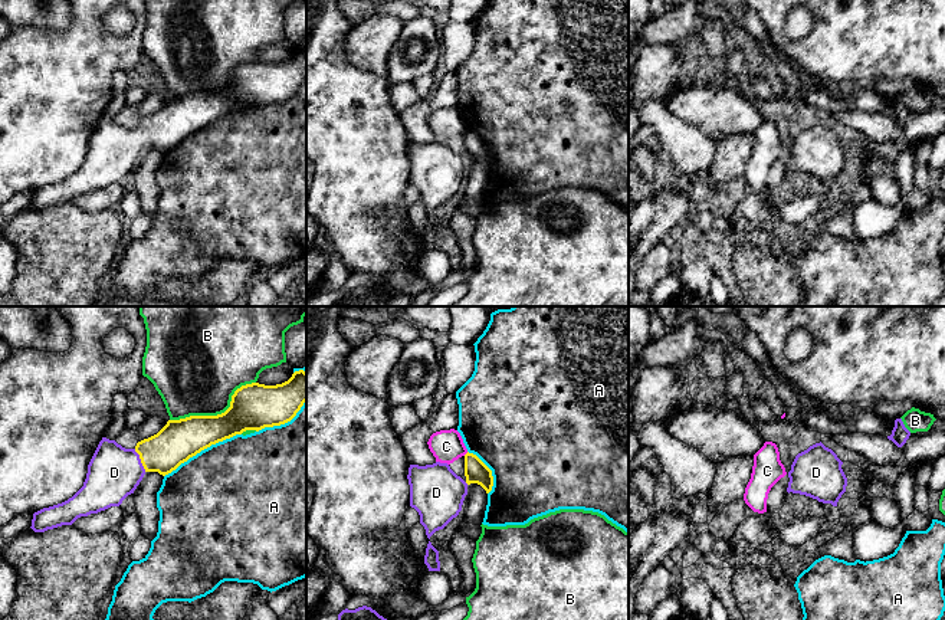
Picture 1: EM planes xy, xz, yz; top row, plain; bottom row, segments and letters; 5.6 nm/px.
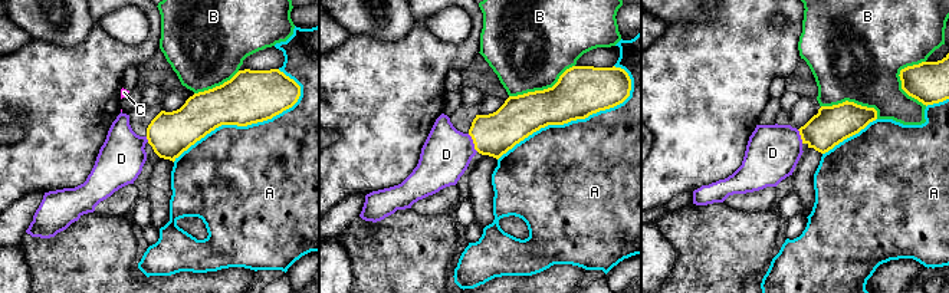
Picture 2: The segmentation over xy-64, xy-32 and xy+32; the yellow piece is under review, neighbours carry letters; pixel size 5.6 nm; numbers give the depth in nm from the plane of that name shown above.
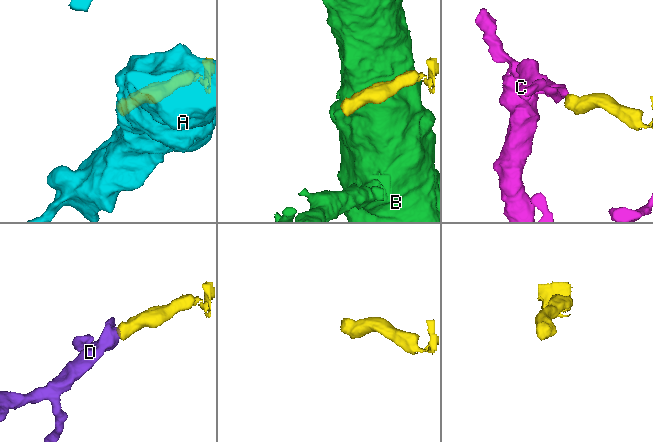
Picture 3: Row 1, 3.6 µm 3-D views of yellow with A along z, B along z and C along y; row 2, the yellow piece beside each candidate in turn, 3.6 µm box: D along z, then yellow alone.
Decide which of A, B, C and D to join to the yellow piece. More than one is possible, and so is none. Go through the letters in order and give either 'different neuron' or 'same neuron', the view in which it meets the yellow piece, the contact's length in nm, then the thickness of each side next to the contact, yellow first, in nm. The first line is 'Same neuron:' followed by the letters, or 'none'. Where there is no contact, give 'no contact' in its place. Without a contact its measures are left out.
Same neuron: D
A: different neuron | xy | 500 nm | 240/480 nm
B: different neuron | xy | 550 nm | 260/440 nm
C: different neuron | xz | 40 nm | 130/180 nm
D: same neuron | xy | 140 nm | 240/300 nm

